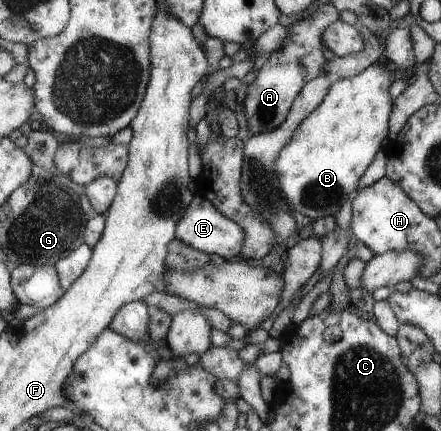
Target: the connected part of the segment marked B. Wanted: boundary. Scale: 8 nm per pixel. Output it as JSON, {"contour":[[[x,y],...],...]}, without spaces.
{"contour":[[[371,64],[357,75],[348,78],[335,78],[329,86],[323,101],[313,109],[296,130],[292,138],[280,149],[275,161],[275,169],[279,176],[282,194],[289,200],[293,211],[307,215],[312,221],[317,217],[335,216],[349,193],[357,187],[359,177],[363,175],[365,167],[371,163],[373,155],[379,151],[383,137],[387,133],[387,119],[390,118],[389,109],[389,71],[381,65]]]}

